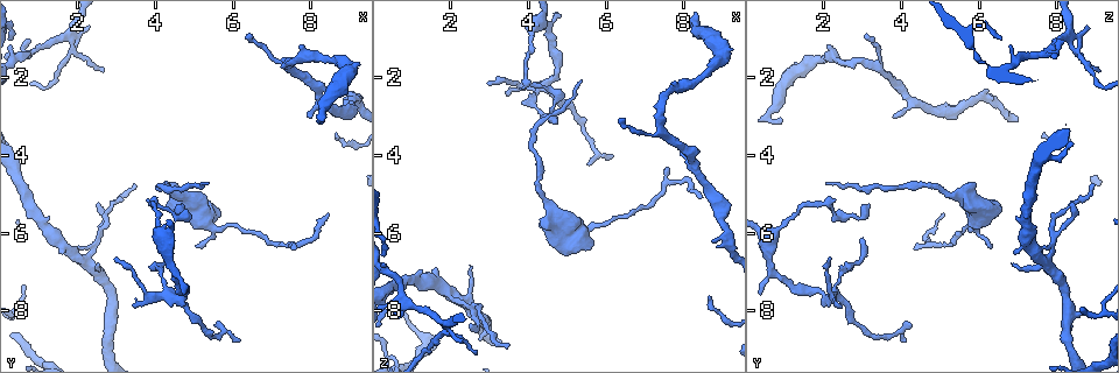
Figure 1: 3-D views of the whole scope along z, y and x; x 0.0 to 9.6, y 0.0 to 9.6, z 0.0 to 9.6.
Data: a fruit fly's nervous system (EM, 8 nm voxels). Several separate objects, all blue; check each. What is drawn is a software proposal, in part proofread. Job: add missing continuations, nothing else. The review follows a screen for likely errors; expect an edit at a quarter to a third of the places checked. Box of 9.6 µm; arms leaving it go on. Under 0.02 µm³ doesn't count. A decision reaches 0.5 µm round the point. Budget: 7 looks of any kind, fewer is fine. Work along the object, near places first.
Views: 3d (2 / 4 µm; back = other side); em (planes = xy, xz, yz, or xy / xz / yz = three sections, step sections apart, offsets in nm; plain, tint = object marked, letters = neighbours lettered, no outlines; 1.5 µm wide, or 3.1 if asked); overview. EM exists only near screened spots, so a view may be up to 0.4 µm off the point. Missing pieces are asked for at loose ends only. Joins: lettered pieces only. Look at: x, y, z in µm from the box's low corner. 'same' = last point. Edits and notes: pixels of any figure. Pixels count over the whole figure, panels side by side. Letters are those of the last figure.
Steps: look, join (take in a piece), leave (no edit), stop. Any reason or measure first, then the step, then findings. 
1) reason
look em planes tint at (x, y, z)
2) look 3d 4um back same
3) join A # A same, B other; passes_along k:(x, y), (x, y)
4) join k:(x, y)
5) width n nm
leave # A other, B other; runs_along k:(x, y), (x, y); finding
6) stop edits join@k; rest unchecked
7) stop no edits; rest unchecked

free end
look 3d 4um at (2.70, 1.80, 9.10)

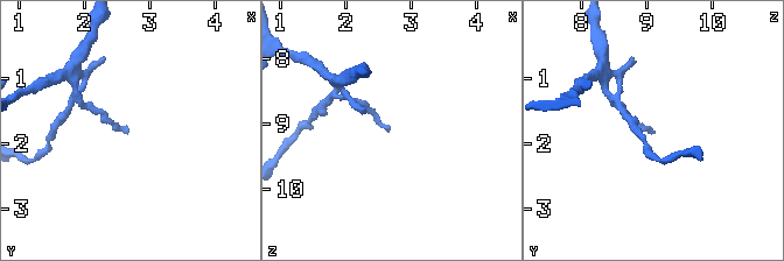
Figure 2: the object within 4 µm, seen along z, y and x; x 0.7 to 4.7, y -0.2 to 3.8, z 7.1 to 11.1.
need the tissue
look em xz step 8 tint at (2.65, 1.80, 9.15)

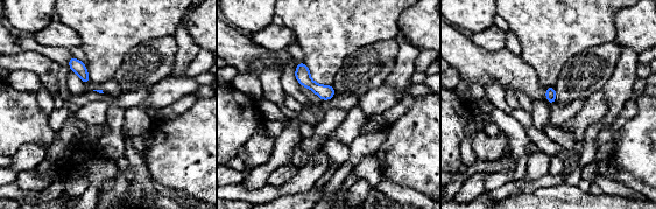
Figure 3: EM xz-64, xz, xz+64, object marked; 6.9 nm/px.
look em yz step 8 letters same

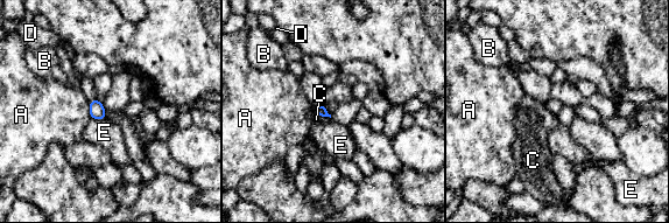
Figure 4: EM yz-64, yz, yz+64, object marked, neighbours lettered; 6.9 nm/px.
width 70 nm
leave # A other, B other, C other, D other, E other; border 4:(91, 117), (105, 118); no lettered piece goes on from it

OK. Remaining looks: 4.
an open end
look em planes letters at (0.85, 1.00, 8.05)

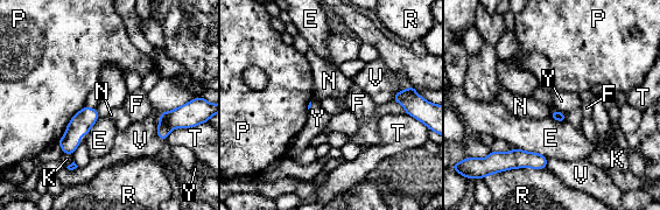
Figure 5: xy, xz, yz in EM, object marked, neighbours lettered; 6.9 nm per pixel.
leave # E other, F other, K other, N other, P other, R other, T other, V other, Y other; none of them fits

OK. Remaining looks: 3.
thin end
look em xz step 4 tint at (6.30, 0.90, 3.10)

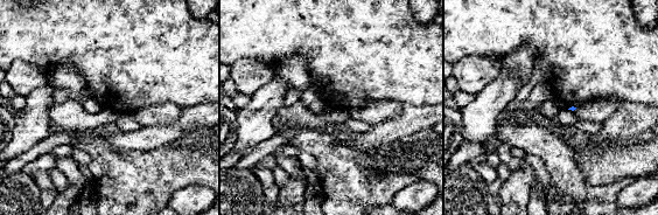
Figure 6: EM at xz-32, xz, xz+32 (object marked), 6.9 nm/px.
look em planes letters same

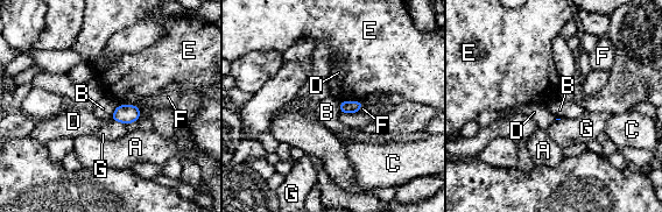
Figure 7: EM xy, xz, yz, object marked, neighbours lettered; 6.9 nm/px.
leave # A other, B other, C other, D other, E other, F other, G other; border 7:(339, 101), (340, 112); no lettered piece goes on from it

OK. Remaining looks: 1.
stop no edits; rest unchecked

